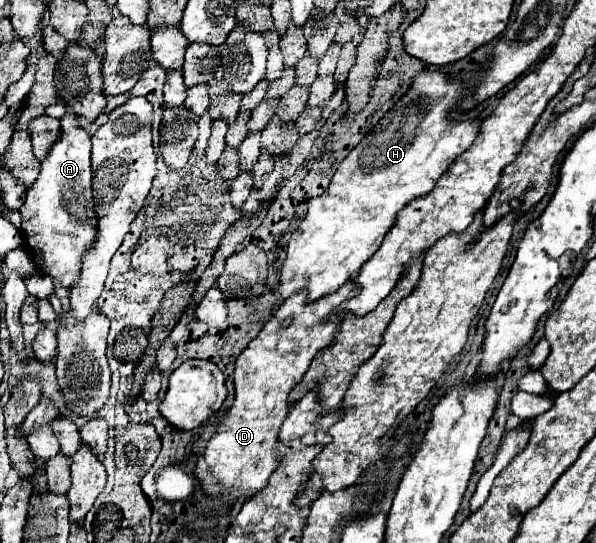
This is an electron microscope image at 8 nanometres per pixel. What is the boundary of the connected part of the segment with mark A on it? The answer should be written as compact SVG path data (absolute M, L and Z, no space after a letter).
M66 107L60 119L60 137L50 147L48 155L40 161L40 175L30 185L26 203L20 209L22 235L30 255L34 257L36 269L46 273L64 287L74 287L80 277L82 253L96 239L96 211L92 201L92 173L90 173L90 135L82 129L78 115Z

